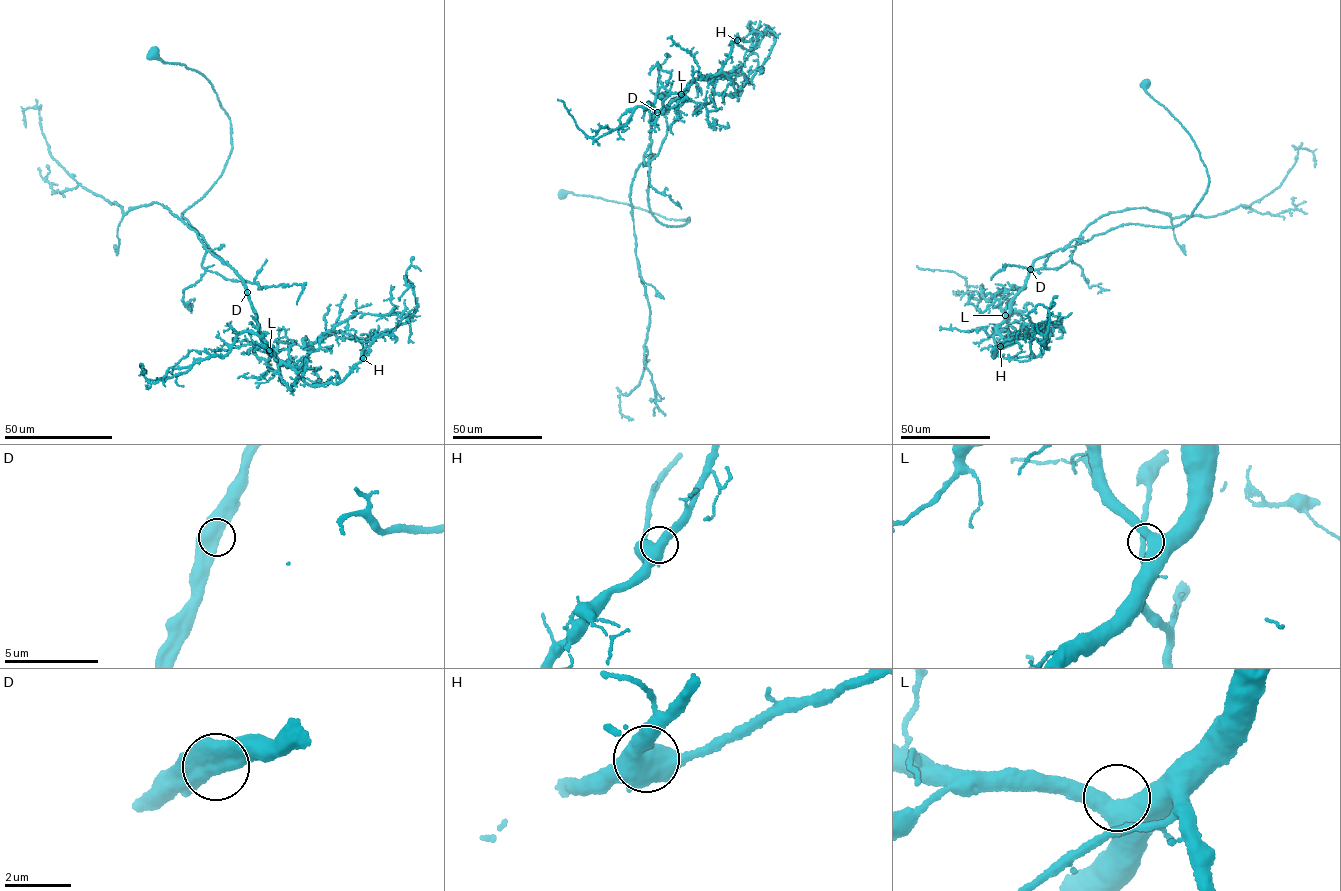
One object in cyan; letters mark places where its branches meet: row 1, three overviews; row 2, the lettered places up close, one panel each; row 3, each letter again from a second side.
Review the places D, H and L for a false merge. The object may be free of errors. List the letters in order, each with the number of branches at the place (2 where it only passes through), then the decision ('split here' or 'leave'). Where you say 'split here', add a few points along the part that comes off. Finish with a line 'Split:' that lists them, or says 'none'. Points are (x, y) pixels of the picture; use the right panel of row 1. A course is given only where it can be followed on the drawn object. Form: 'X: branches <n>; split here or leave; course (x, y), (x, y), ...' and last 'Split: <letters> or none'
D: branches 2; leave
H: branches 2; leave
L: branches 2; leave
Split: none

